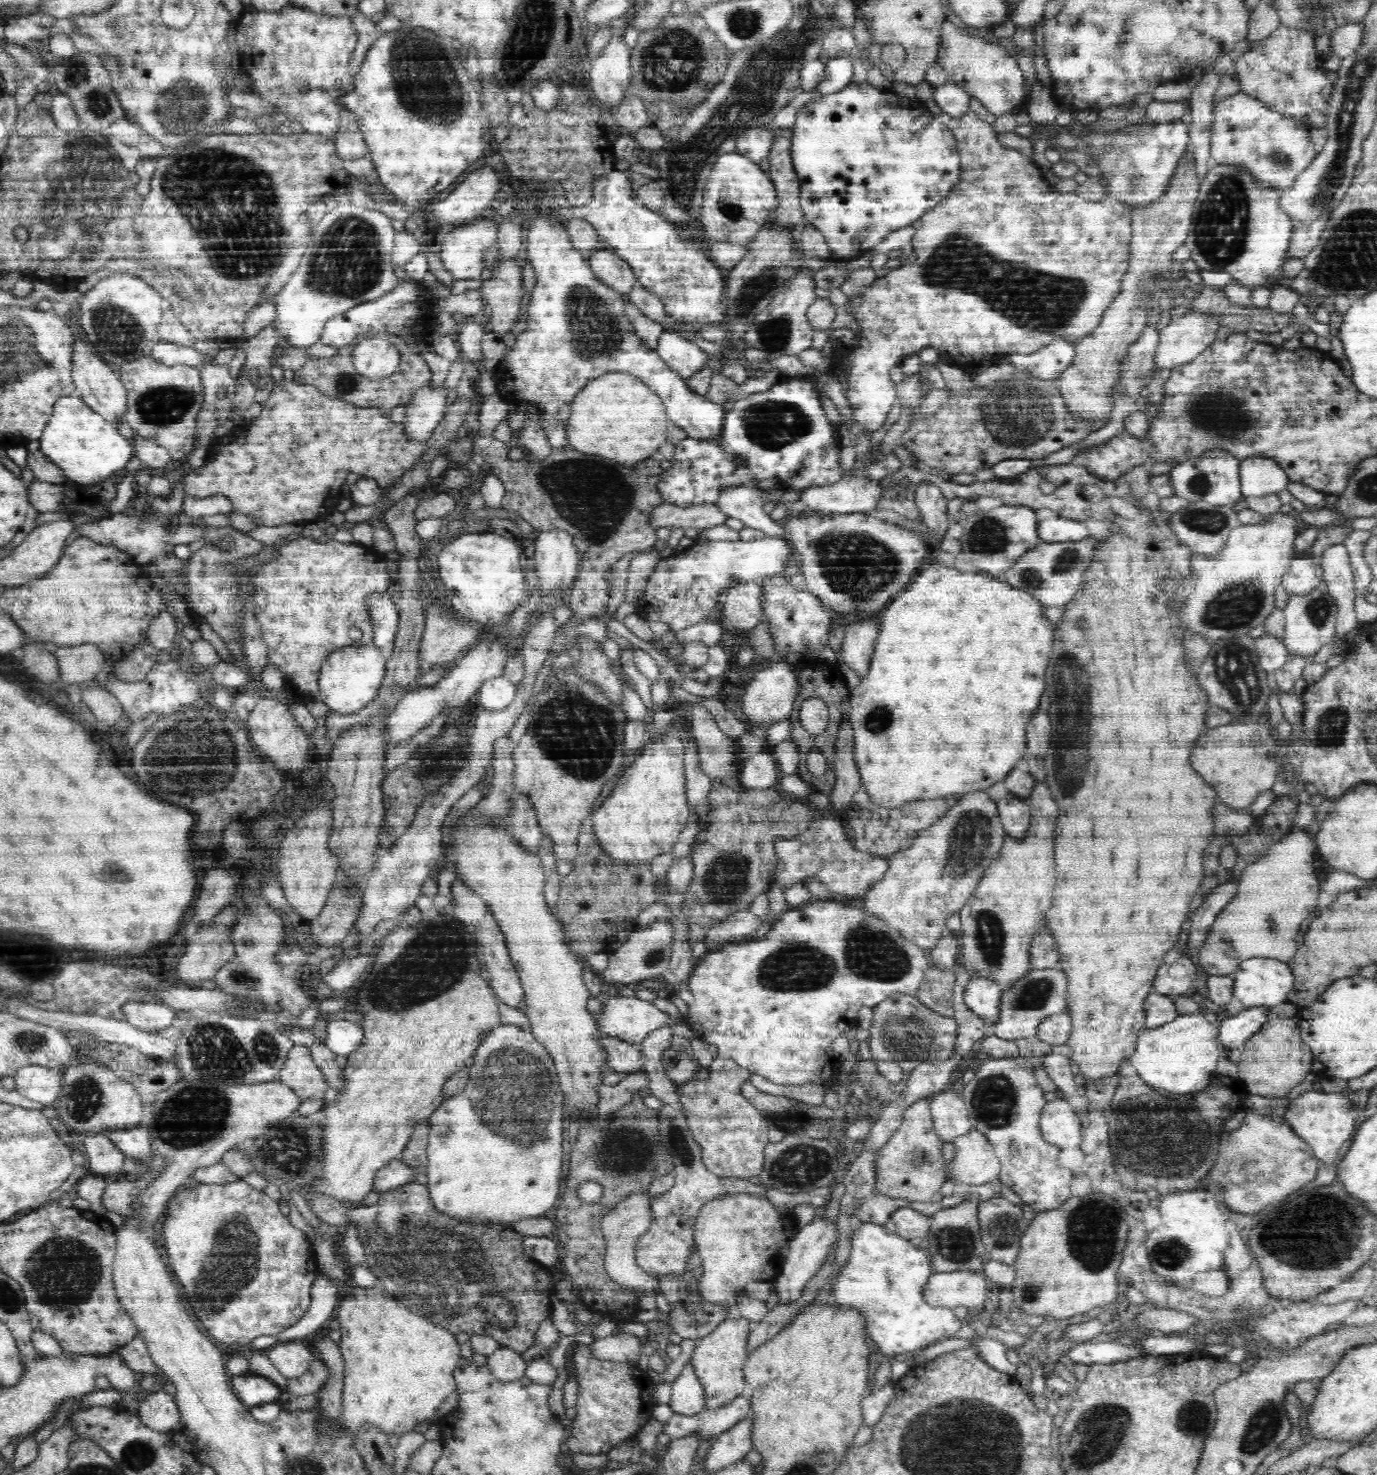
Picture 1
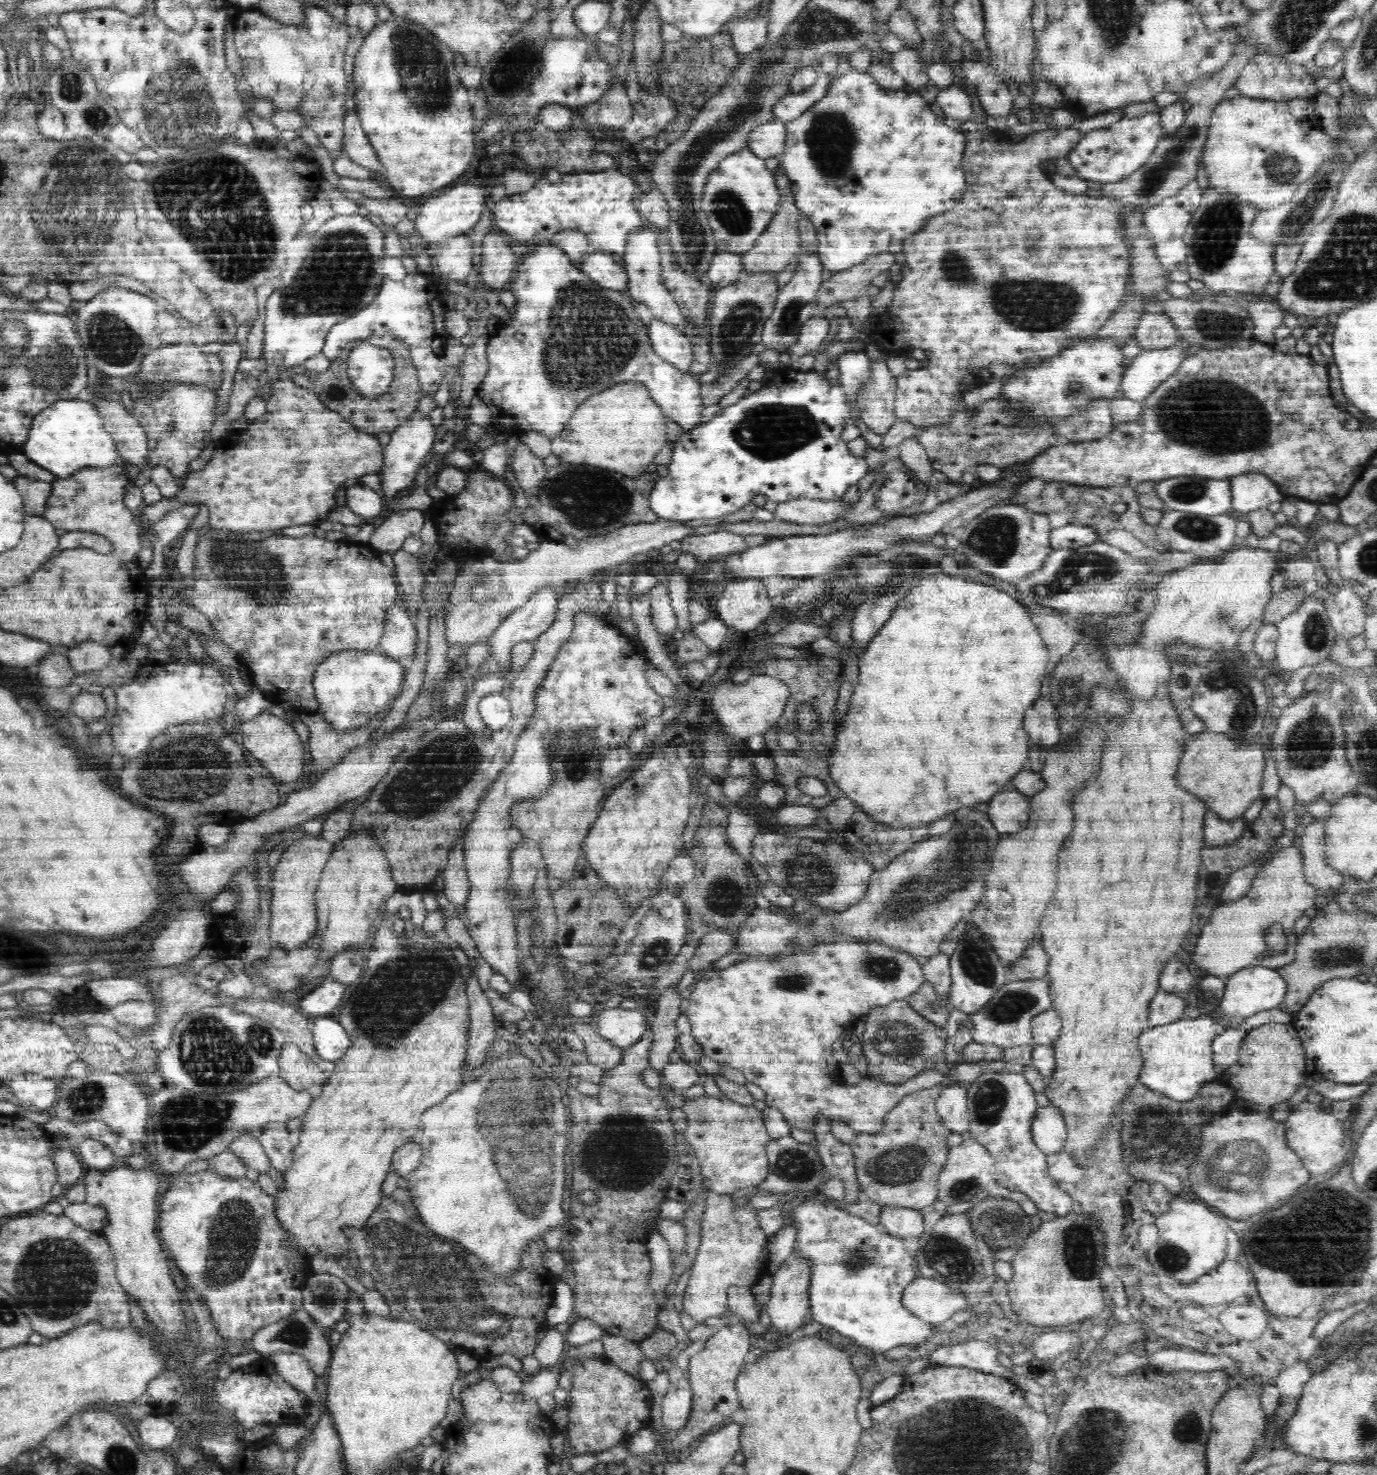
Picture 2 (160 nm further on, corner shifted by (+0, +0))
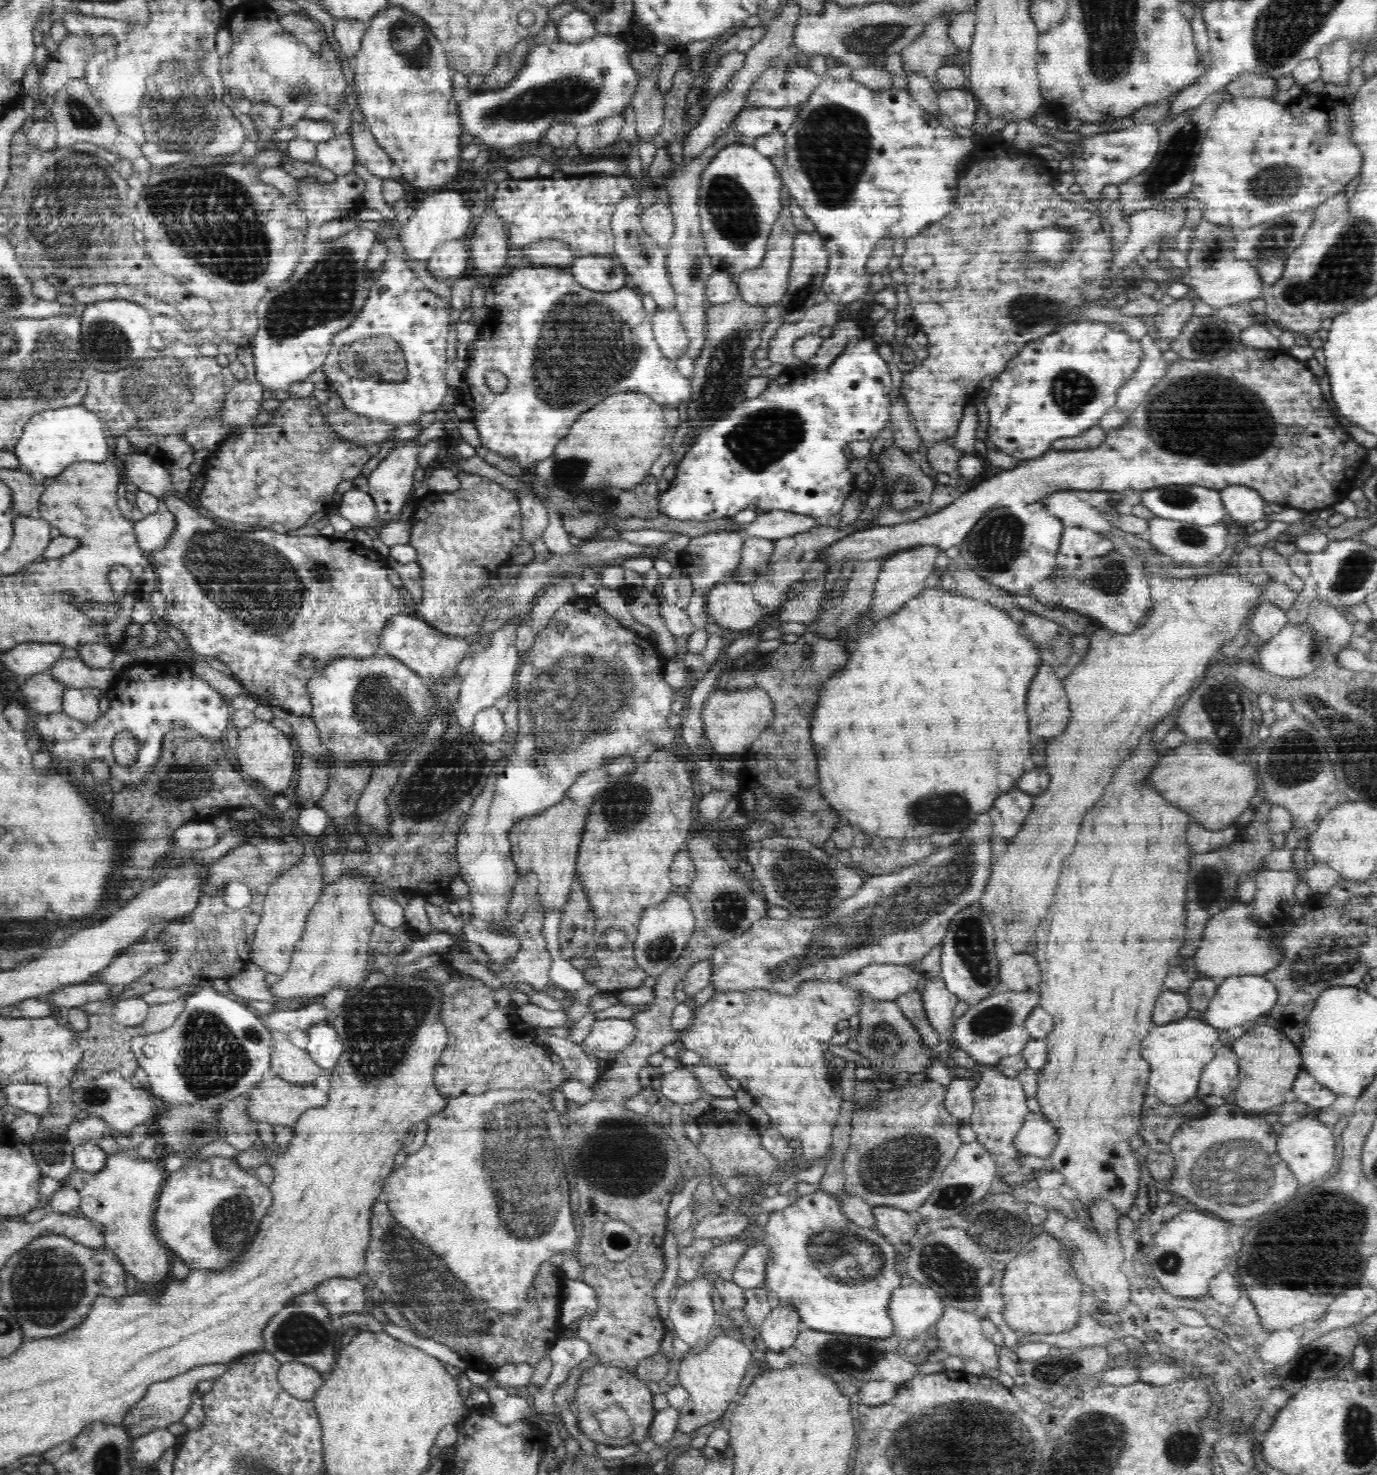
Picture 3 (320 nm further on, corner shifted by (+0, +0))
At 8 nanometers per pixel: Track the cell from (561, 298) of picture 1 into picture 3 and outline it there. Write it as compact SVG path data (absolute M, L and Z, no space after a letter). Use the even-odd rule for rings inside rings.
M524 265L524 268L512 269L514 272L506 278L499 278L490 289L494 292L494 304L487 309L487 314L482 317L481 322L478 324L477 330L479 337L472 352L472 358L467 360L467 365L464 371L464 378L459 384L459 399L458 401L464 406L468 406L472 411L472 422L478 430L480 442L484 448L488 448L494 454L500 454L502 458L514 460L518 462L520 468L530 468L537 462L550 458L554 454L556 445L566 436L570 434L570 428L574 424L574 420L594 408L594 404L602 402L606 396L612 396L614 392L641 392L648 395L656 404L660 406L670 406L677 408L679 404L688 404L689 398L692 397L692 384L690 379L683 377L674 361L666 359L660 351L655 336L653 333L653 326L651 316L646 313L643 307L643 296L634 288L622 288L613 292L598 292L593 289L586 289L578 284L574 276L570 272L560 270L564 267L548 267L547 265ZM496 368L496 372L502 372L508 378L508 386L504 392L500 394L490 391L486 385L486 372Z

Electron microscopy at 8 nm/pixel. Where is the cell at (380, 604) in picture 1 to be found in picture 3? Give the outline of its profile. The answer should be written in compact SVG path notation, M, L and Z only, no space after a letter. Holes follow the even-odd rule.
M410 607L390 617L382 630L380 640L381 653L401 660L408 668L415 670L427 680L435 680L435 682L442 680L444 684L450 678L458 676L458 666L462 664L464 658L472 655L475 648L470 639L452 636L444 638L444 634L416 615Z

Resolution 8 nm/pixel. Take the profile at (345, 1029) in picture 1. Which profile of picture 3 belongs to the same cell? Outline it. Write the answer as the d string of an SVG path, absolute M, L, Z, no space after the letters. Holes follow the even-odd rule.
M328 1021L313 1024L307 1029L307 1033L307 1053L318 1066L329 1073L336 1066L343 1049L338 1033Z

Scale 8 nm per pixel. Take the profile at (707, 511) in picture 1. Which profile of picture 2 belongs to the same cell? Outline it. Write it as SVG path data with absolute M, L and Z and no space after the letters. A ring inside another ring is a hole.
M658 517L656 522L646 522L628 525L619 528L617 531L601 537L588 537L577 539L576 546L572 547L563 542L541 541L537 550L530 551L519 562L495 561L489 558L481 564L475 563L468 570L460 571L455 583L450 588L448 604L444 616L444 634L449 644L476 644L484 642L497 626L514 609L520 608L538 588L562 588L567 590L570 586L580 582L584 576L588 576L594 570L602 570L614 564L628 562L632 556L640 552L648 552L650 549L662 548L674 540L692 535L692 527L683 525L680 520L662 520ZM490 572L500 572L501 580L504 580L504 591L497 596L497 599L490 599L486 603L472 602L470 598L470 586L472 582L478 581L480 576L488 576Z

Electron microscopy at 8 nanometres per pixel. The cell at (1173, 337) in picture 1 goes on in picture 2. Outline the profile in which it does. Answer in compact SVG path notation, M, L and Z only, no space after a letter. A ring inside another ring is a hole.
M1178 336L1178 343L1171 348L1142 350L1127 366L1121 380L1121 389L1128 400L1139 402L1146 398L1187 358L1190 345Z

